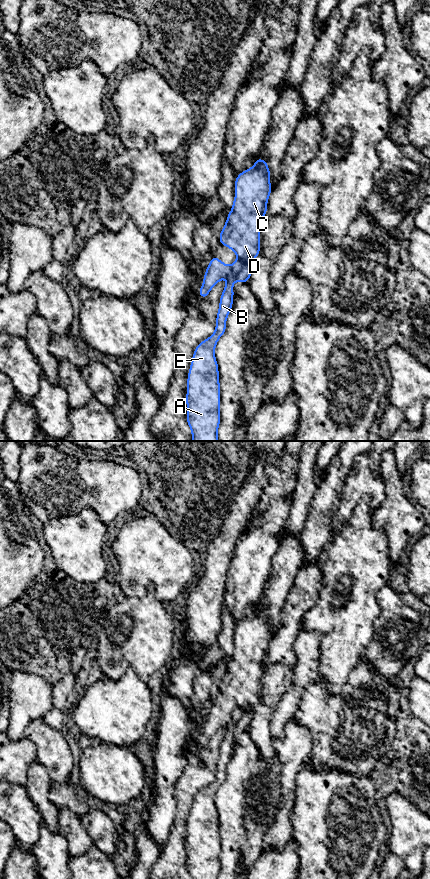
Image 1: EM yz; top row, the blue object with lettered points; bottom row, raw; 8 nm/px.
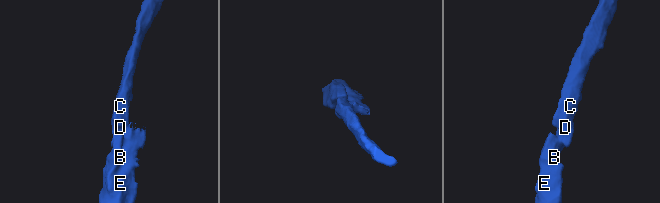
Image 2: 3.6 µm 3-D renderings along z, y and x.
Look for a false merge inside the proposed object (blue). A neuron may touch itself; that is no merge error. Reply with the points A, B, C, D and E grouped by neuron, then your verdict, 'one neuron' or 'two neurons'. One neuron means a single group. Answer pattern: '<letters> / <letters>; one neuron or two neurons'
A B E / C D; two neurons

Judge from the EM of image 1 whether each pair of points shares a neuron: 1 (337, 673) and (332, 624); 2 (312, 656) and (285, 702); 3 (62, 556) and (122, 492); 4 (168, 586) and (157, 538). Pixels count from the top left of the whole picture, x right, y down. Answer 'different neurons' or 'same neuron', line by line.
1: same neuron
2: same neuron
3: different neurons
4: same neuron

